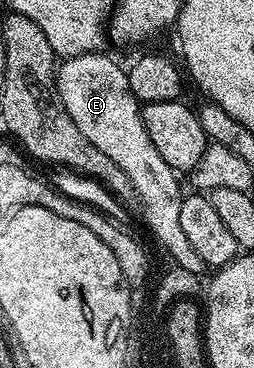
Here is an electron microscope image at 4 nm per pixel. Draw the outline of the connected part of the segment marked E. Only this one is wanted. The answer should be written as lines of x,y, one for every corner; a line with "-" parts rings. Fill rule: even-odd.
89,51
85,55
74,55
60,60
55,71
57,95
61,104
67,109
71,121
79,125
83,137
99,149
99,153
111,157
123,173
127,173
127,181
137,194
136,202
145,210
145,223
149,231
169,250
169,255
176,266
200,276
206,270
203,257
191,249
190,242
183,234
179,222
179,209
183,198
178,172
173,170
163,157
159,157
155,145
151,145
151,137
147,137
147,129
141,116
142,104
131,93
129,72
120,67
105,53

